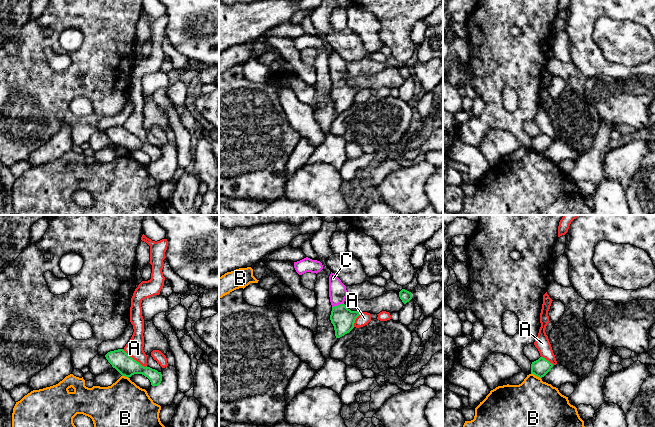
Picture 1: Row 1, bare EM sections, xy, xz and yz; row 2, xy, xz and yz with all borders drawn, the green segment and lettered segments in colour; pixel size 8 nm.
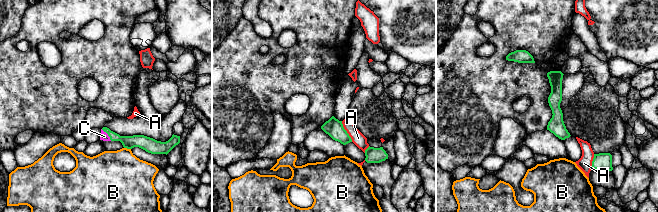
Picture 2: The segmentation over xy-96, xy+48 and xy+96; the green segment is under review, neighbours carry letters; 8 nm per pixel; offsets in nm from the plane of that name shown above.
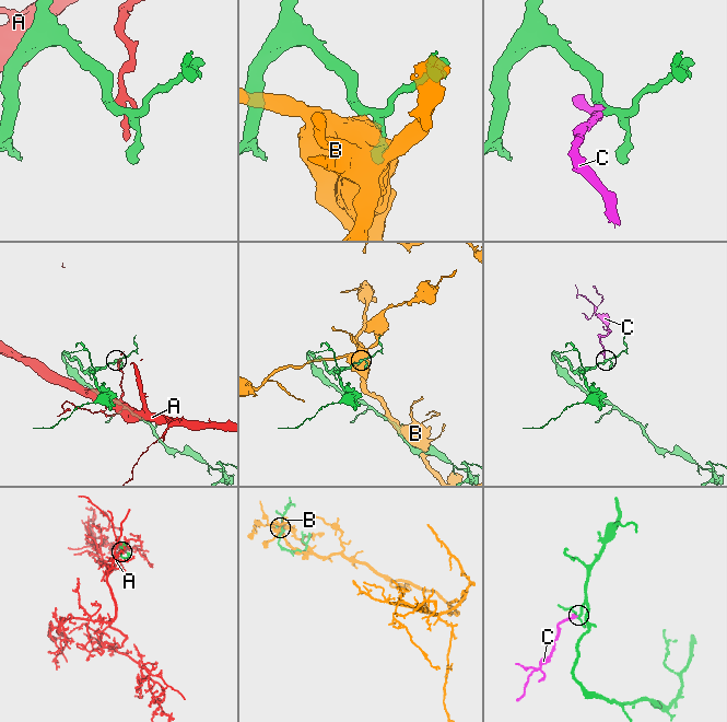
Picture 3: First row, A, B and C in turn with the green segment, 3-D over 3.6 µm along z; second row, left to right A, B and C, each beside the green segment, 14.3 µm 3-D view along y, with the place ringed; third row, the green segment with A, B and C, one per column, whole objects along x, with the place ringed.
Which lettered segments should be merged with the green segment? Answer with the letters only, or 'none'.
C

